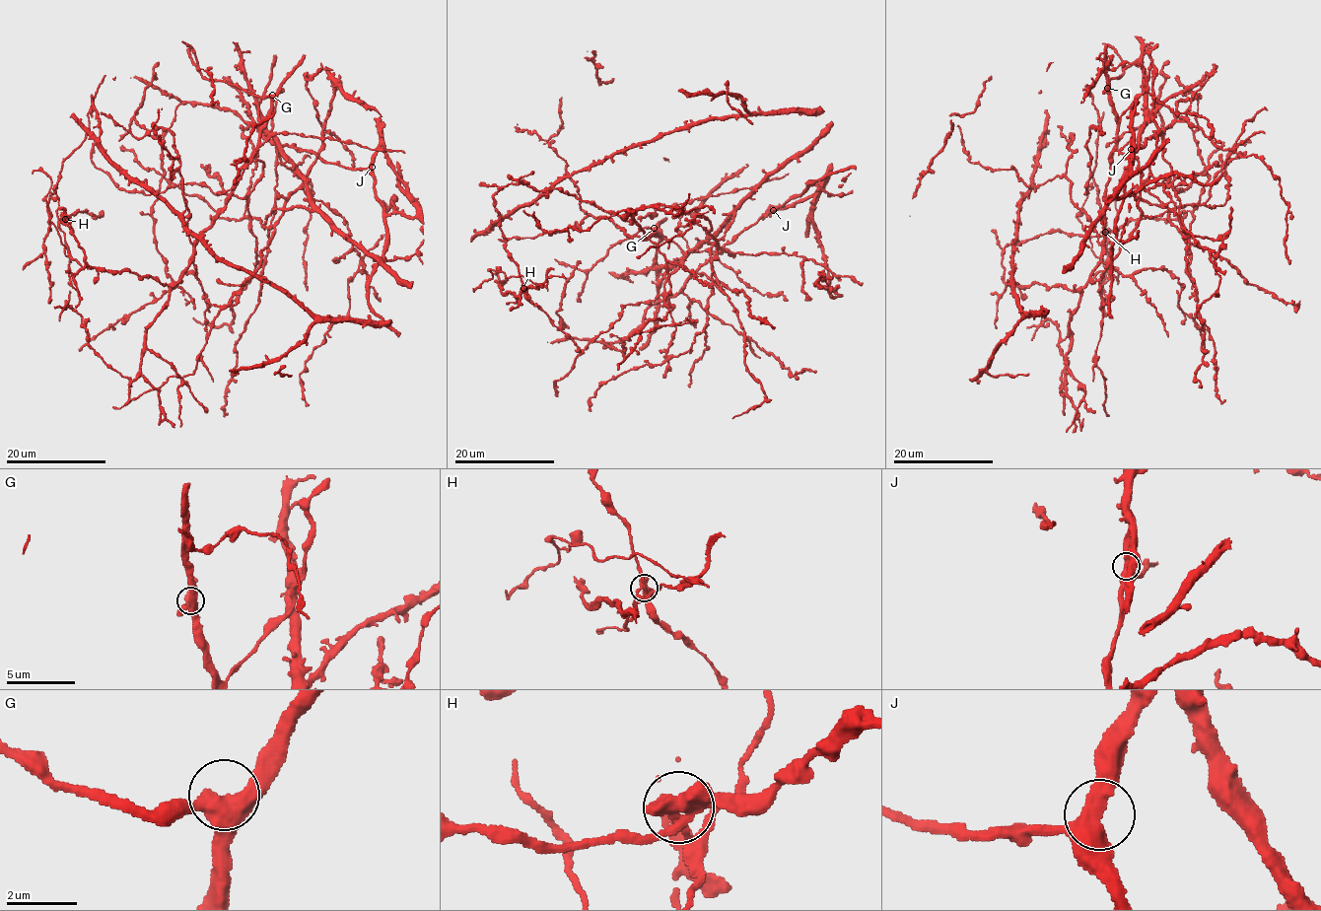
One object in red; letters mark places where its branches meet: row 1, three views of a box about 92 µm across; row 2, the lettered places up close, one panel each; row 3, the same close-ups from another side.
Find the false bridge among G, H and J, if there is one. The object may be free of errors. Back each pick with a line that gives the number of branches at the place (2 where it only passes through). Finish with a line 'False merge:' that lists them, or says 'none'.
H: Branches: 3
False merge: H

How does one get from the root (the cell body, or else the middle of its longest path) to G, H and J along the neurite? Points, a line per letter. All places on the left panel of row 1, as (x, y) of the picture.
G: (240, 175), (240, 168), (256, 148), (272, 95)
H: (240, 175), (173, 283), (88, 267), (64, 220)
J: (240, 175), (257, 144), (256, 103), (312, 208), (275, 209), (265, 228), (282, 146), (372, 167)

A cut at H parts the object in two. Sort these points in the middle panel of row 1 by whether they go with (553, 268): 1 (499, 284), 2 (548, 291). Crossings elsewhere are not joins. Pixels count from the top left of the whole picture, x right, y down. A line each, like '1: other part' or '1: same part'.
1: other part
2: same part

